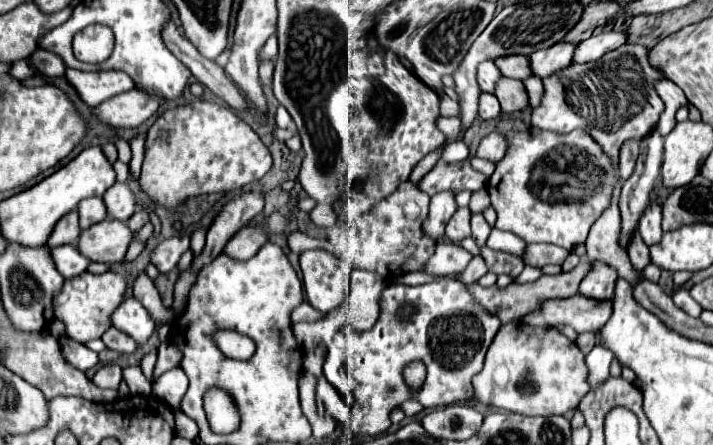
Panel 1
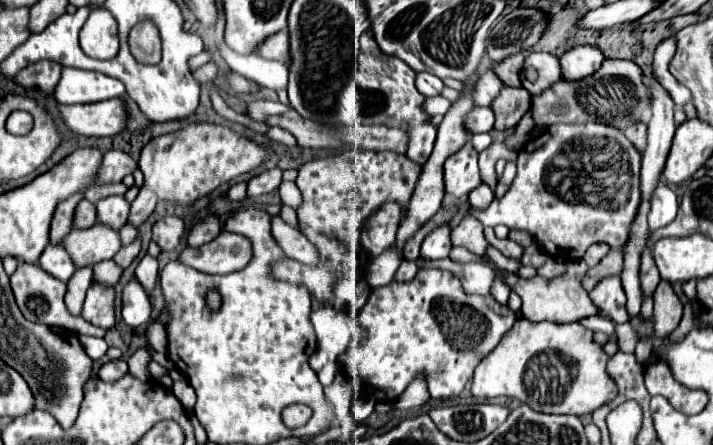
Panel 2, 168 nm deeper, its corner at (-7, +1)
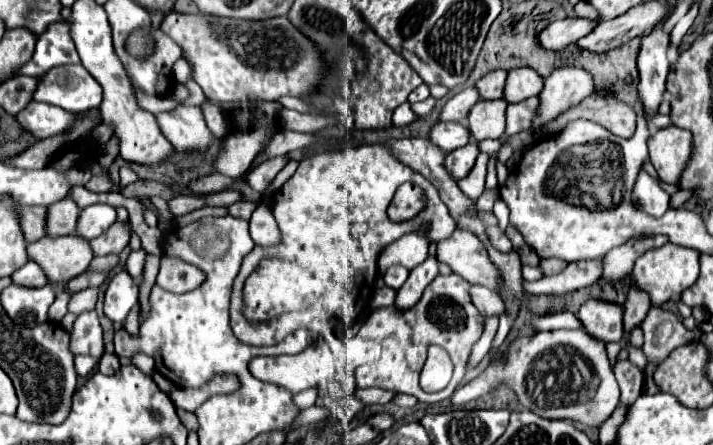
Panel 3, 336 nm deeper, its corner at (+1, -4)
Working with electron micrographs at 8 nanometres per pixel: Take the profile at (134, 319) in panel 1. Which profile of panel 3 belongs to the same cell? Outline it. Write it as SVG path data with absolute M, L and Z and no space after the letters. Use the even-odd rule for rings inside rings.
M123 270L115 274L105 292L105 314L111 322L123 324L131 308L137 304L139 288L137 282Z

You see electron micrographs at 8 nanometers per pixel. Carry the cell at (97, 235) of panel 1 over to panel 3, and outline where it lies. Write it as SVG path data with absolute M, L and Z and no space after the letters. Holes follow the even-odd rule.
M59 236L45 240L37 240L37 244L29 244L29 258L41 264L45 274L49 274L49 282L69 282L89 268L93 260L93 248L89 240L81 236Z

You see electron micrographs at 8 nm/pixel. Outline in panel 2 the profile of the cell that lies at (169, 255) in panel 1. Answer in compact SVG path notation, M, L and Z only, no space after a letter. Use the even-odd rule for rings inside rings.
M165 215L163 219L159 219L153 225L153 241L165 251L175 249L179 245L179 241L181 241L183 233L185 233L185 225L175 215Z

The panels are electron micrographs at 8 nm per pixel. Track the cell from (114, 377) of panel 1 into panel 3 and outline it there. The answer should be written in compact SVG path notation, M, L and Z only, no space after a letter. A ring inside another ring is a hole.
M103 354L101 362L99 362L99 372L101 374L113 374L119 368L119 360L115 354Z

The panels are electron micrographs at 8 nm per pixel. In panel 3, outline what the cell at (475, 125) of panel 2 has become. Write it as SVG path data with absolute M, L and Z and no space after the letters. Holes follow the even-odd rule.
M437 122L429 136L441 150L451 152L459 146L465 146L471 140L471 132L461 122Z

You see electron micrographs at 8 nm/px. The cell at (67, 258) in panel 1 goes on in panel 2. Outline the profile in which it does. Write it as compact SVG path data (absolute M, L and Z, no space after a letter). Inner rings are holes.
M49 245L43 255L39 257L39 267L43 271L49 271L49 275L53 275L55 279L67 281L73 273L75 273L75 265L71 261L69 255L65 255L67 251L61 245Z

